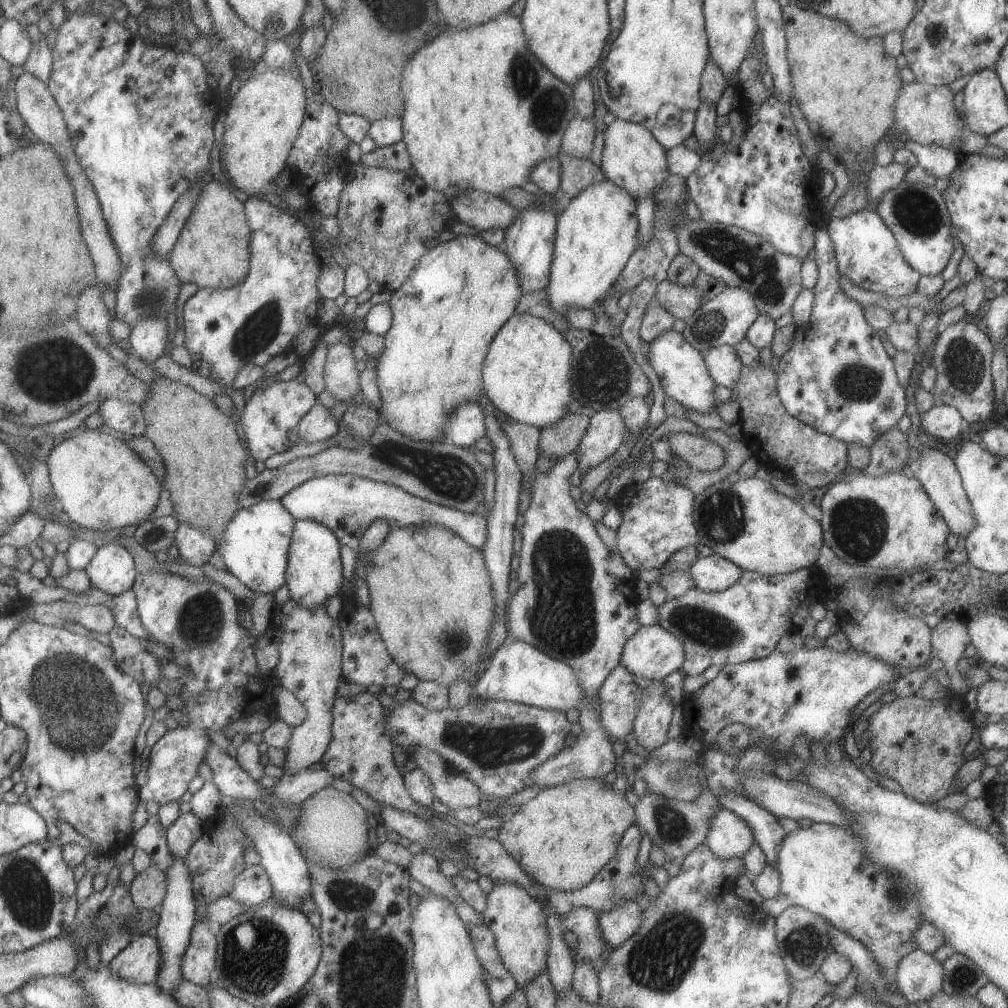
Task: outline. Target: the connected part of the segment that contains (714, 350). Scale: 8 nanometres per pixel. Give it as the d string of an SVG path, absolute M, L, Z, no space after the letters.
M725 344L710 347L706 350L702 360L715 385L733 389L743 366L733 347Z

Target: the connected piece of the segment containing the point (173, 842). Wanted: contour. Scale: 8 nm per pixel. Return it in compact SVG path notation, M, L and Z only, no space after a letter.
M191 812L179 813L179 817L166 830L166 846L171 854L185 858L191 844L201 836L203 823Z

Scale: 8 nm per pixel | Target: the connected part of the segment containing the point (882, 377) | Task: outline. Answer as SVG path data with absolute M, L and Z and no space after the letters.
M822 225L818 226L815 229L814 236L814 250L815 250L815 258L817 270L818 270L818 278L816 280L815 285L812 288L813 291L813 305L811 307L811 316L810 319L807 320L803 326L797 327L795 330L795 335L791 344L791 347L785 355L782 355L779 358L779 366L777 366L776 371L776 390L778 398L782 403L782 406L785 408L785 411L793 416L796 420L799 420L799 423L807 424L811 426L814 430L817 430L819 433L827 433L832 438L839 440L845 444L847 443L859 443L860 446L865 446L867 448L881 435L884 431L887 431L891 427L893 427L896 422L901 418L905 413L905 392L903 386L899 385L899 382L896 380L896 375L894 372L894 367L892 364L892 358L889 358L881 345L880 338L875 335L875 330L869 327L867 324L867 320L865 320L865 316L863 314L863 308L857 301L853 301L848 299L841 289L839 289L839 284L837 280L839 280L839 275L837 272L837 263L835 260L835 253L833 252L833 244L831 244L831 240L829 240L829 236L827 236L826 228Z

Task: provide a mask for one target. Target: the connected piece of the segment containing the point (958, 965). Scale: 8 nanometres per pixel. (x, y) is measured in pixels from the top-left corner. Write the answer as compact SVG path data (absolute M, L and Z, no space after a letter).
M953 953L941 963L941 991L947 995L974 996L988 979L979 968L965 956Z

